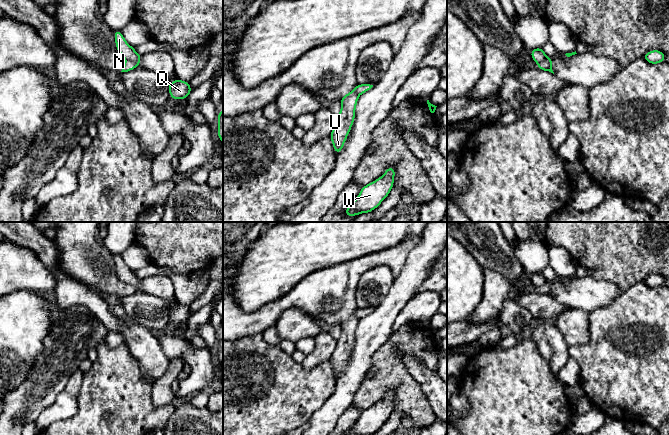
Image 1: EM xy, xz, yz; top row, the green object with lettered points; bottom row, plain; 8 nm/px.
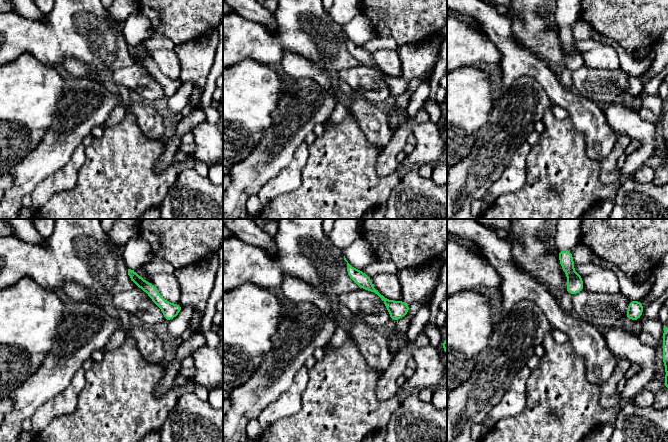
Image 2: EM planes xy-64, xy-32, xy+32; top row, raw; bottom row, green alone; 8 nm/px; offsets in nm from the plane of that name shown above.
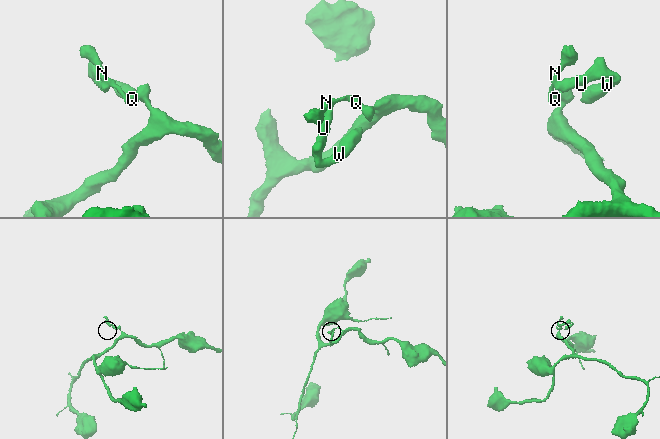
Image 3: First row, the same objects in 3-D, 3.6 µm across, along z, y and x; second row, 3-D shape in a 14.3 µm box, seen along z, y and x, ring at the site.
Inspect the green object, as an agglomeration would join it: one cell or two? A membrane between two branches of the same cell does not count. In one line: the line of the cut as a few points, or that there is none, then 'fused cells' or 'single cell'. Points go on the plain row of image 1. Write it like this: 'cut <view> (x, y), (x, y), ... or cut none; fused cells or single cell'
cut xy (127, 283), (130, 283), (136, 289); fused cells

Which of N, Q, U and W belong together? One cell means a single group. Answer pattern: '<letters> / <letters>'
N Q / U W

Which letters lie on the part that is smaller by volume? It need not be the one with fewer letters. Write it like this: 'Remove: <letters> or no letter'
Remove: U, W

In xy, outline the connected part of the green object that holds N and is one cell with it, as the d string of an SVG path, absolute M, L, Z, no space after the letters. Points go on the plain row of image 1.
M120 254L114 255L116 272L120 279L127 284L133 285L136 290L140 290L141 279L138 278L133 271L131 271L124 263Z

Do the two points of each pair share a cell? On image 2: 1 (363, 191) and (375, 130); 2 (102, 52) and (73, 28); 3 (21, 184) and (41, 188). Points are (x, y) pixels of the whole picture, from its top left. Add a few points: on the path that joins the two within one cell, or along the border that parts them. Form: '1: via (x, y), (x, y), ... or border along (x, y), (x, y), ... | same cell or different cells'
1: border along (358, 125), (370, 143), (383, 148) | different cells
2: via (95, 45), (80, 30) | same cell
3: border along (53, 172), (41, 180), (29, 193) | different cells

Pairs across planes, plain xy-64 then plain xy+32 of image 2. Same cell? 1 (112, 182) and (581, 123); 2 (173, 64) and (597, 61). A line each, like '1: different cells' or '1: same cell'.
1: different cells
2: same cell

